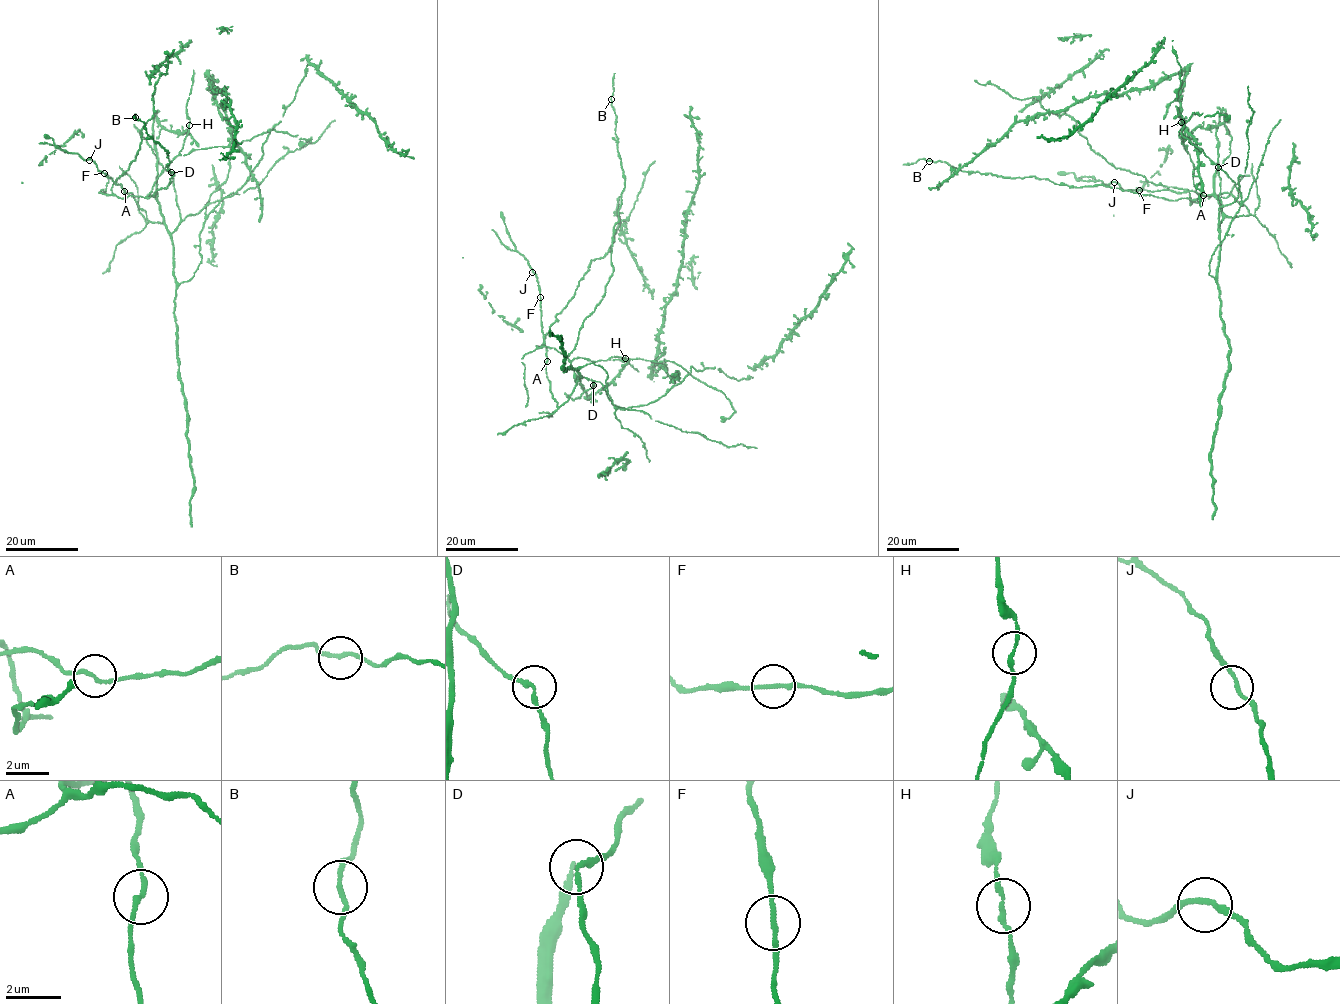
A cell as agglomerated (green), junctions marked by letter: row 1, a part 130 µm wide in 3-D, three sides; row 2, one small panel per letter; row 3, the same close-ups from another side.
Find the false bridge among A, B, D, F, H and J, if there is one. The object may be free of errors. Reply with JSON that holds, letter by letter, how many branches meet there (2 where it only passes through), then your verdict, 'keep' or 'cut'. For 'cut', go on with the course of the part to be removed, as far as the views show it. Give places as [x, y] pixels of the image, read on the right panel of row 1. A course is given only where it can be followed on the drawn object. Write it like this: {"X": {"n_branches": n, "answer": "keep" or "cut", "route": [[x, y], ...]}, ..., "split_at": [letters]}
{"A": {"n_branches": 2, "answer": "keep"}, "B": {"n_branches": 2, "answer": "keep"}, "D": {"n_branches": 2, "answer": "keep"}, "F": {"n_branches": 2, "answer": "keep"}, "H": {"n_branches": 2, "answer": "keep"}, "J": {"n_branches": 2, "answer": "keep"}, "split_at": []}

